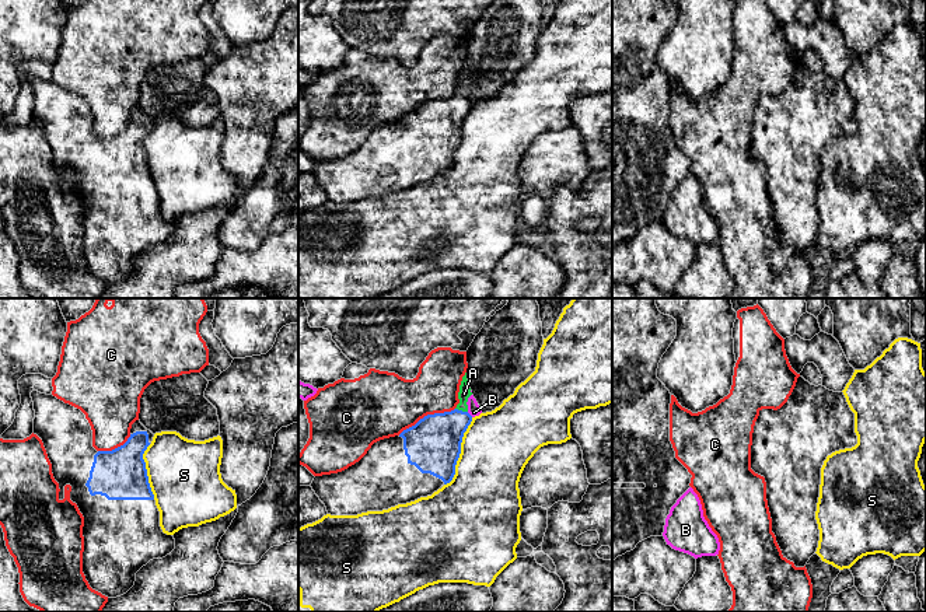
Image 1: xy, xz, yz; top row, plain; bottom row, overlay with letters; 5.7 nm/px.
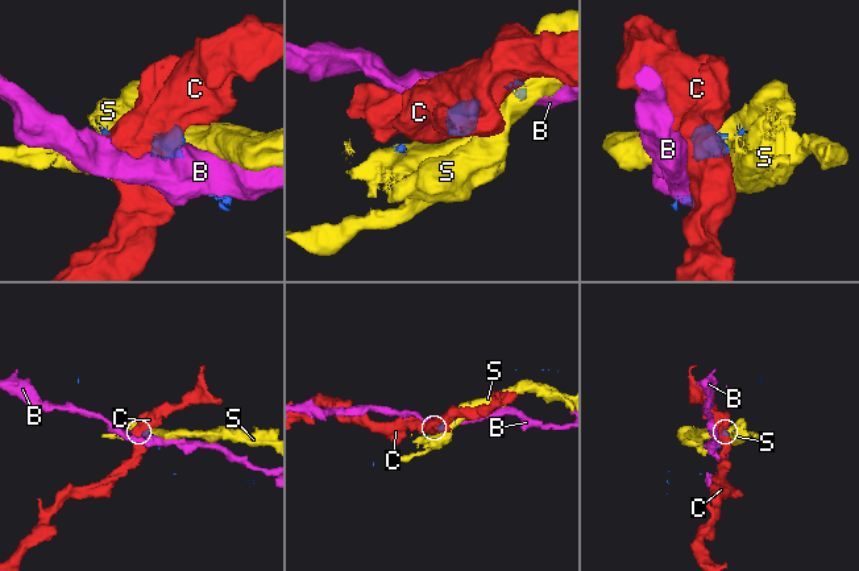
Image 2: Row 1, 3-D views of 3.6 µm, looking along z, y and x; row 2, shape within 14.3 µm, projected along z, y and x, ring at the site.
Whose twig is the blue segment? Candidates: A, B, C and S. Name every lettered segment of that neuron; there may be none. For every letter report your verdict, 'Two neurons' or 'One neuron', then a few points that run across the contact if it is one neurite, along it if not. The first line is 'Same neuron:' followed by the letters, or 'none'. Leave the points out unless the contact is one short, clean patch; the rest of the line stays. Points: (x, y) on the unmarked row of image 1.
Same neuron: none
A: Two neurons. Line: xz (455, 94), (467, 98)
B: Two neurons
C: Two neurons
S: Two neurons

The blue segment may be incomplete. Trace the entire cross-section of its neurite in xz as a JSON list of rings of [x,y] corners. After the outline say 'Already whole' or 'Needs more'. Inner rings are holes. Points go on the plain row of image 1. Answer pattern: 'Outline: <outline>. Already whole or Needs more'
Outline: [[[458,95],[427,101],[399,122],[374,129],[367,140],[347,155],[315,162],[311,174],[331,202],[382,197],[431,182],[452,167],[462,123],[471,108],[472,102]]]. Needs more

